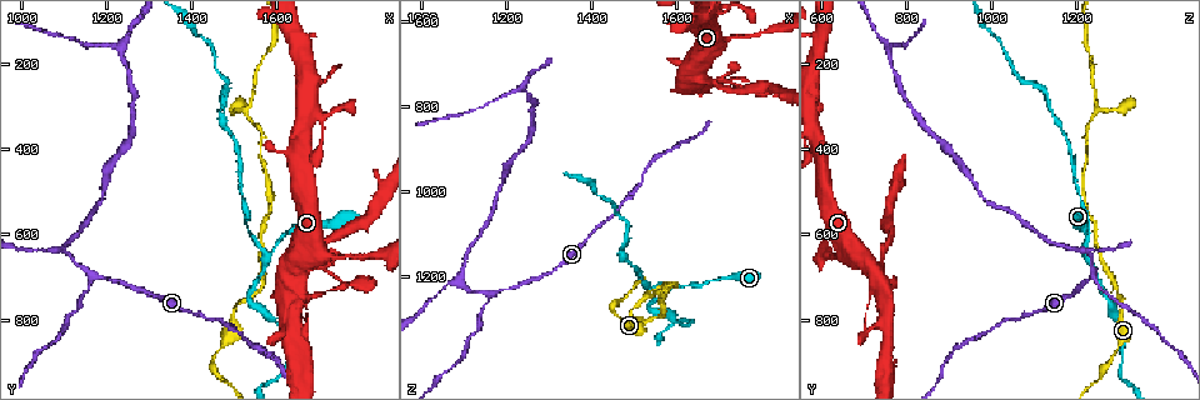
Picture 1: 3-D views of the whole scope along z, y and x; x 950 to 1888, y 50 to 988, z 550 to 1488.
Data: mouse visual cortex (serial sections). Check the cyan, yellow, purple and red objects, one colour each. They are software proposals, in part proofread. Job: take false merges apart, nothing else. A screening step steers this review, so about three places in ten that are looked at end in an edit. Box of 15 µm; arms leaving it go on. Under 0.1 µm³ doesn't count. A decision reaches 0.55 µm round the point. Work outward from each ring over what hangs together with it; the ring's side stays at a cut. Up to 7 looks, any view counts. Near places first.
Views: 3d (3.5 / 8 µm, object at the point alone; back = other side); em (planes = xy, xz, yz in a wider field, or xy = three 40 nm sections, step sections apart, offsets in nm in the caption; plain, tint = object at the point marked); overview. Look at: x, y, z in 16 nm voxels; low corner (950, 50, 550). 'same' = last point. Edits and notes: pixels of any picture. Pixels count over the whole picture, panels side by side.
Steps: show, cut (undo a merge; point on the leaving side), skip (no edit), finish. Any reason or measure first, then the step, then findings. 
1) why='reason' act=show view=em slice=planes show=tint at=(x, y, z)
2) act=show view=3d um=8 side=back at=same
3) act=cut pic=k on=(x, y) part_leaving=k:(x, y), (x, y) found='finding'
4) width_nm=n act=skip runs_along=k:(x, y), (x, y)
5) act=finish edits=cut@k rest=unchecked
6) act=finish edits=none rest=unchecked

why='narrows sharply' act=show view=3d um=3.5 at=(1460, 880, 1285)

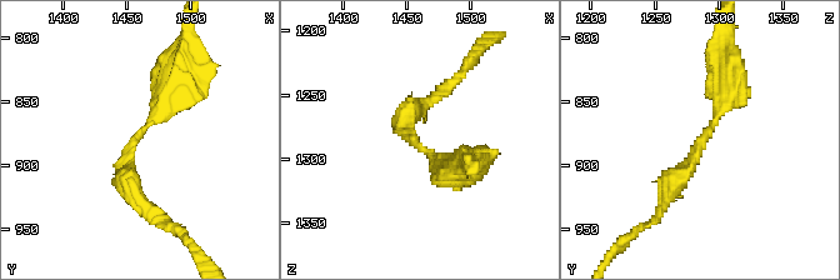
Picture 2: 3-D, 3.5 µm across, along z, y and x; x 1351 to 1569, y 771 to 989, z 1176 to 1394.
arm_widths_nm=250,400 why='need the tissue' act=show view=em slice=xy step=2 show=tint at=(1460, 876, 1290)

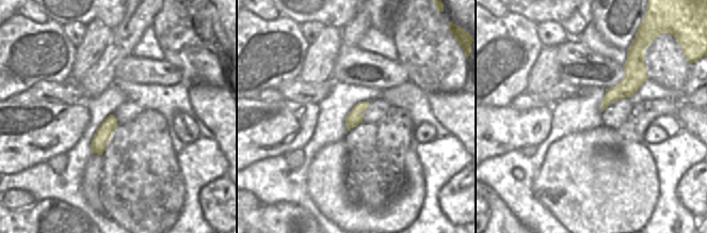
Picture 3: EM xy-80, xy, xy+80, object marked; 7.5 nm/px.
act=skip found='one cell here'

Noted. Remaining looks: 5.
why='side arm on a straight run' act=show view=3d um=3.5 side=back at=(1580, 645, 1225)

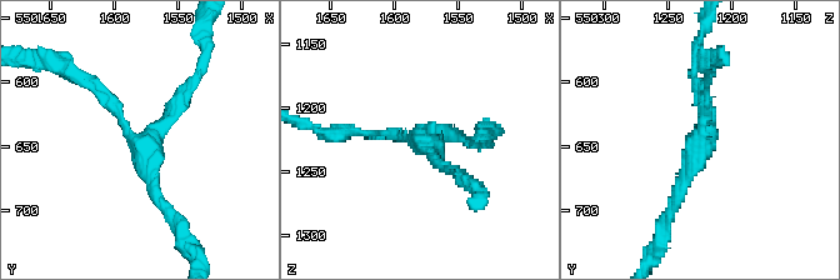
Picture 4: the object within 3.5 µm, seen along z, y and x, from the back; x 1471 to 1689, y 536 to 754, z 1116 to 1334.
act=show view=em slice=xy step=1 show=tint at=(1580, 646, 1228)

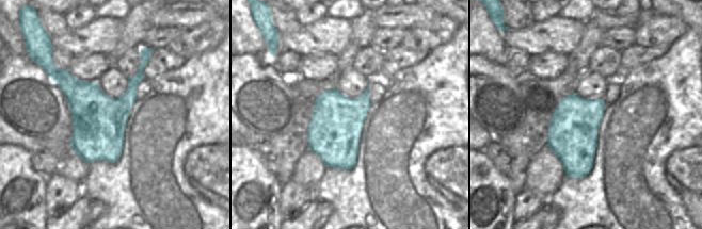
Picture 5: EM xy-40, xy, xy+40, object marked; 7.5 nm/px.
arm_widths_nm=150,150,200 act=skip runs_along=4:(368, 135), (475, 144) found='all the same cell'

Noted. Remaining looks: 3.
why='side arm on a straight run' act=show view=3d um=3.5 at=(1175, 700, 1235)

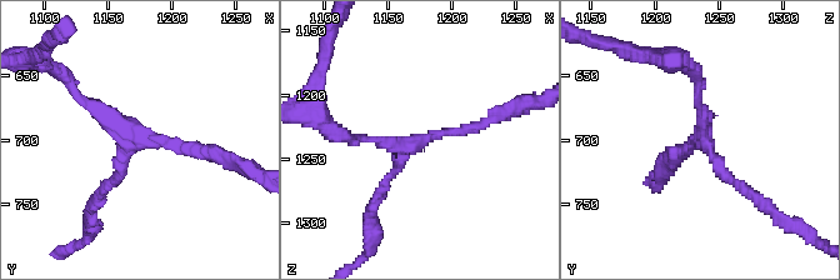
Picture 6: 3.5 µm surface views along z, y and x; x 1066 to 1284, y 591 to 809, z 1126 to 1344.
why='now the EM' act=show view=em slice=xy step=2 show=tint at=(1174, 696, 1238)

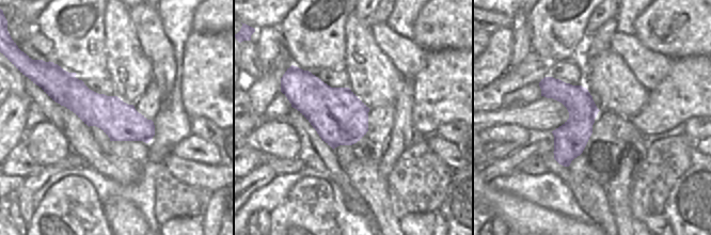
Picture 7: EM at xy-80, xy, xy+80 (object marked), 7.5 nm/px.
why='cut it another way' act=show view=em slice=xy step=3 show=tint at=same

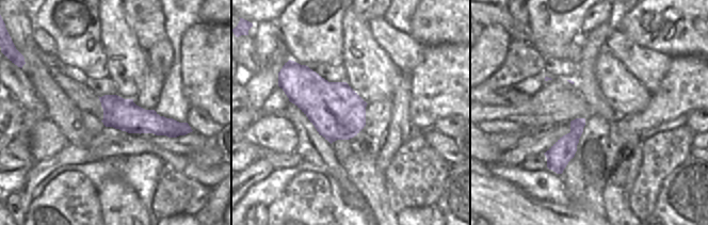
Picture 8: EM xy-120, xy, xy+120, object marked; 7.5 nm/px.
arms=3 arm_widths_nm=100,150,150 act=skip runs_along=8:(102, 99), (131, 118), (178, 131) found='one cell here'

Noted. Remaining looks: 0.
act=finish edits=none rest=unchecked

